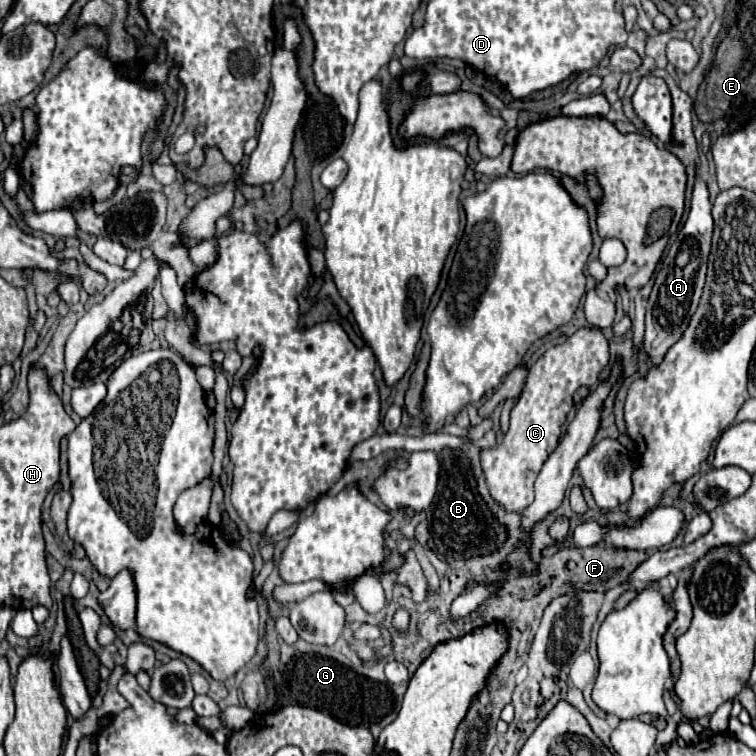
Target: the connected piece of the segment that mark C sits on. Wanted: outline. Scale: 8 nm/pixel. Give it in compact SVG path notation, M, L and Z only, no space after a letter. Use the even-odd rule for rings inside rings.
M581 328L565 344L551 346L527 374L525 388L511 410L511 426L501 446L481 452L491 496L507 510L521 512L533 502L533 484L543 462L557 448L561 426L573 408L573 392L579 386L595 386L599 372L609 362L609 344L599 328Z

